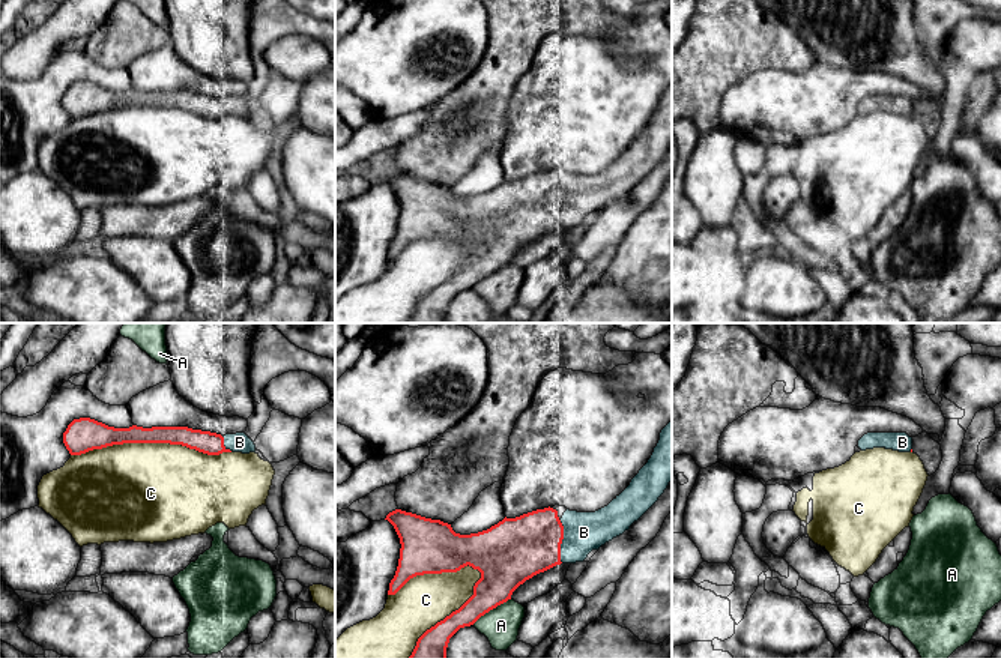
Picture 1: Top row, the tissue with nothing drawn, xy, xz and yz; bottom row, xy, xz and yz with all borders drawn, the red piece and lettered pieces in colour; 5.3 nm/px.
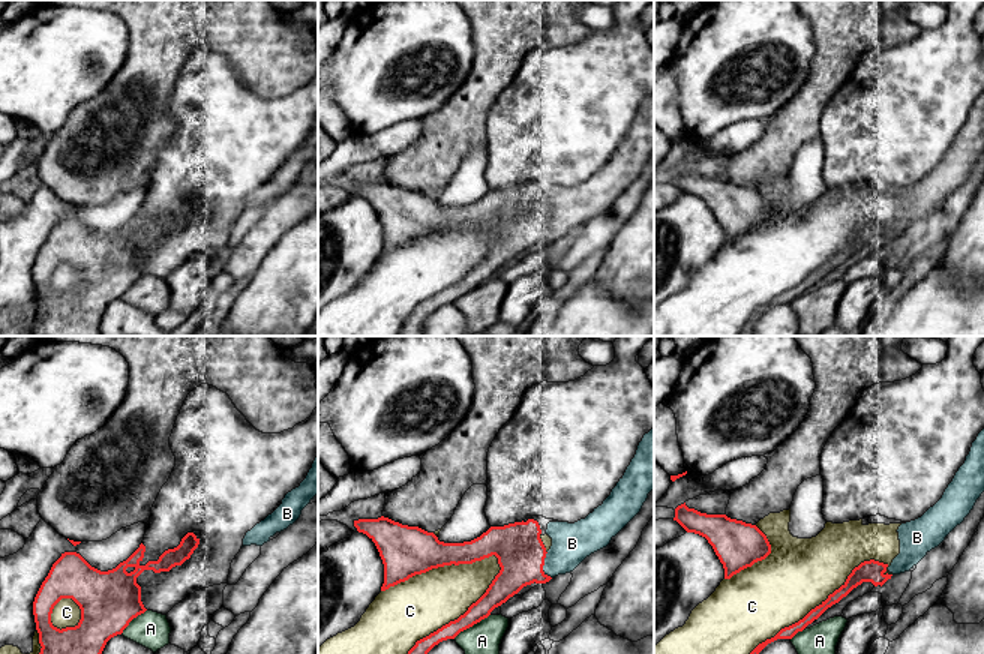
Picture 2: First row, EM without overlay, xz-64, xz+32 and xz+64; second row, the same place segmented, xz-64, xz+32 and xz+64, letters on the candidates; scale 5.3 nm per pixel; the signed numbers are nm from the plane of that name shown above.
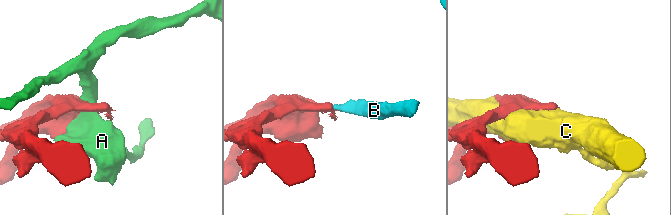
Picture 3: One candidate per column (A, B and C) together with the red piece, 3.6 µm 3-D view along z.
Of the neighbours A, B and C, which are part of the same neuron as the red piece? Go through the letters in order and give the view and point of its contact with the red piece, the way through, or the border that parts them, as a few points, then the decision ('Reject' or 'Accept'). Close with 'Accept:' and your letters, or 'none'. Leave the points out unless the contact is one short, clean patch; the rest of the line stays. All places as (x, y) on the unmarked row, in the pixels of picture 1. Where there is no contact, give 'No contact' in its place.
A: Touches red at xz (490, 272). Boundary: xz (510, 262), (481, 278), (472, 287). Reject
B: Touches red at xz (561, 205). Accept
C: Touches red at xz (450, 278). Reject
Accept: B

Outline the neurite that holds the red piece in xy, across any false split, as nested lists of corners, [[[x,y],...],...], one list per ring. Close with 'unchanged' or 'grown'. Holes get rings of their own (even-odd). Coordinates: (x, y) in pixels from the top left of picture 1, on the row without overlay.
[[[90,81],[74,83],[63,96],[63,107],[71,119],[123,107],[182,108],[207,119],[256,116],[254,105],[245,96],[221,99],[188,90],[114,92]]]; grown

